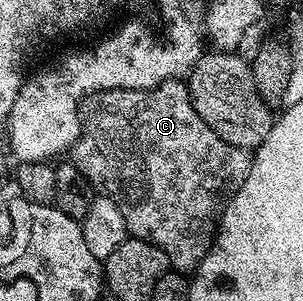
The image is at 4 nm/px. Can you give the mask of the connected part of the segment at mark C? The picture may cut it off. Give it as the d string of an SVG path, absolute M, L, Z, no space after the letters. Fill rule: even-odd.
M179 79L168 80L158 88L147 90L143 88L105 90L99 93L91 101L91 104L92 109L89 112L87 109L86 119L83 121L80 130L80 138L70 149L71 164L91 182L97 193L110 197L120 207L122 218L126 218L129 237L145 240L154 246L158 246L166 254L168 263L173 269L195 270L202 262L202 258L206 258L212 241L216 238L216 230L220 227L220 220L224 216L226 206L234 198L234 194L242 186L242 182L246 182L250 163L249 153L243 148L235 148L226 142L222 142L222 138L218 138L218 134L214 134L214 130L210 130L210 126L206 126L206 122L202 122L202 118L198 118L198 110L194 110L194 102L188 93L188 85Z

